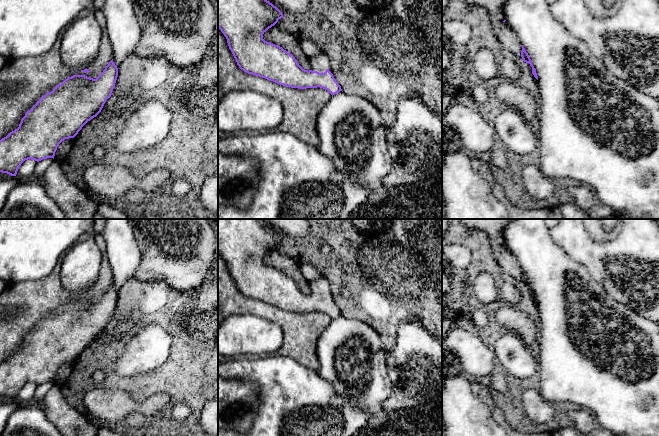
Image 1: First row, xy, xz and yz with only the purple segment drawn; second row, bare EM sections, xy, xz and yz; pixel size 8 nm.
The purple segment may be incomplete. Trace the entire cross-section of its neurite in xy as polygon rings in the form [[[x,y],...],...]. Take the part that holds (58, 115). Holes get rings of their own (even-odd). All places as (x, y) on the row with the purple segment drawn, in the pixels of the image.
[[[113,59],[96,78],[73,75],[56,85],[25,113],[19,127],[0,140],[0,172],[16,176],[21,164],[28,159],[37,162],[53,158],[59,144],[74,138],[82,127],[96,117],[111,97],[118,77]]]

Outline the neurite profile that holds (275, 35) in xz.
[[[276,25],[269,28],[263,34],[263,39],[282,47],[284,50],[292,54],[298,64],[305,70],[311,70],[311,62],[309,56],[306,55],[301,47],[300,41],[288,32],[278,28]]]

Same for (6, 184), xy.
[[[16,176],[0,179],[0,211],[6,203],[9,193],[15,187],[18,181],[19,180]]]

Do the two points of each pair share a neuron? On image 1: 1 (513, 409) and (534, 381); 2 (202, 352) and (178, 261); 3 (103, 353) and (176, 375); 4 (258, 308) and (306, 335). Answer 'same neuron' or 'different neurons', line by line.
1: same neuron
2: different neurons
3: same neuron
4: same neuron

